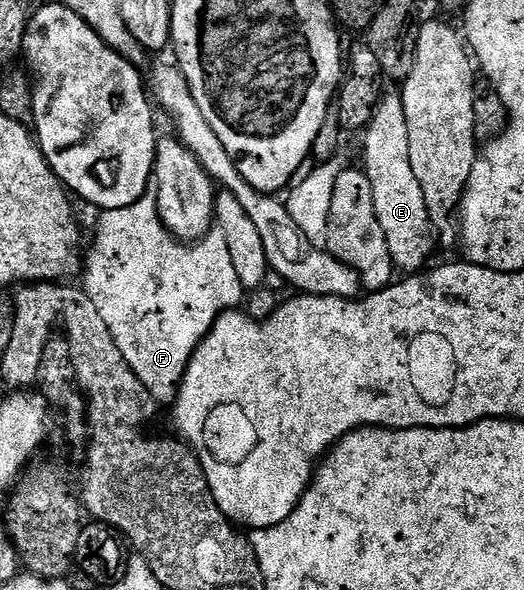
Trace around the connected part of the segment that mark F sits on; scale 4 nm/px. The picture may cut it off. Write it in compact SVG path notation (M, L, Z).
M153 188L146 190L135 204L104 211L100 217L93 247L90 250L88 247L83 262L83 289L95 308L99 308L99 316L103 316L107 328L111 328L115 344L119 344L119 352L123 352L123 360L131 364L147 392L151 392L158 404L172 403L185 381L191 356L211 332L217 317L242 305L243 291L231 261L231 252L227 252L227 240L223 240L221 230L214 228L192 245L178 242L161 222L157 191Z

